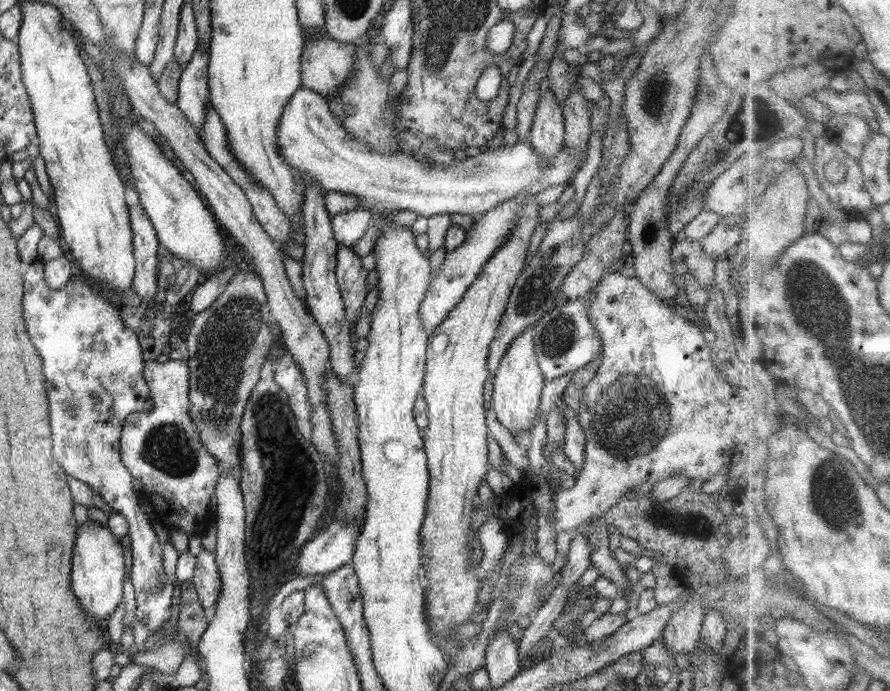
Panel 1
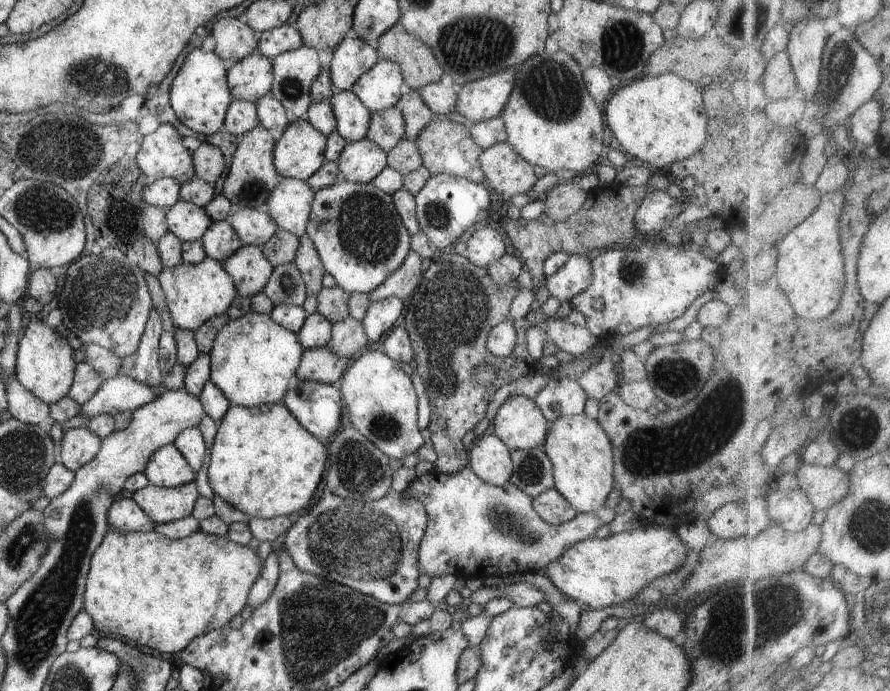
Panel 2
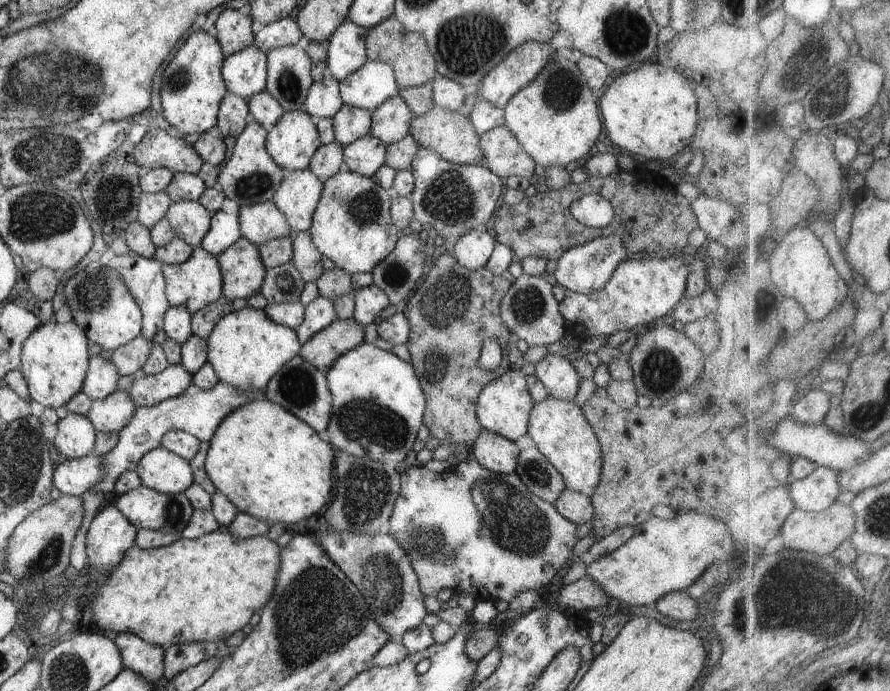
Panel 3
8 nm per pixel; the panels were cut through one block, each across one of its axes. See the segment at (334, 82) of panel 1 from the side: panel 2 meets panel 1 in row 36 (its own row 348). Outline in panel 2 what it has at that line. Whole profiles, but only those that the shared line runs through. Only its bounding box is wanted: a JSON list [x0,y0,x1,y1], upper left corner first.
[296,345,350,385]

